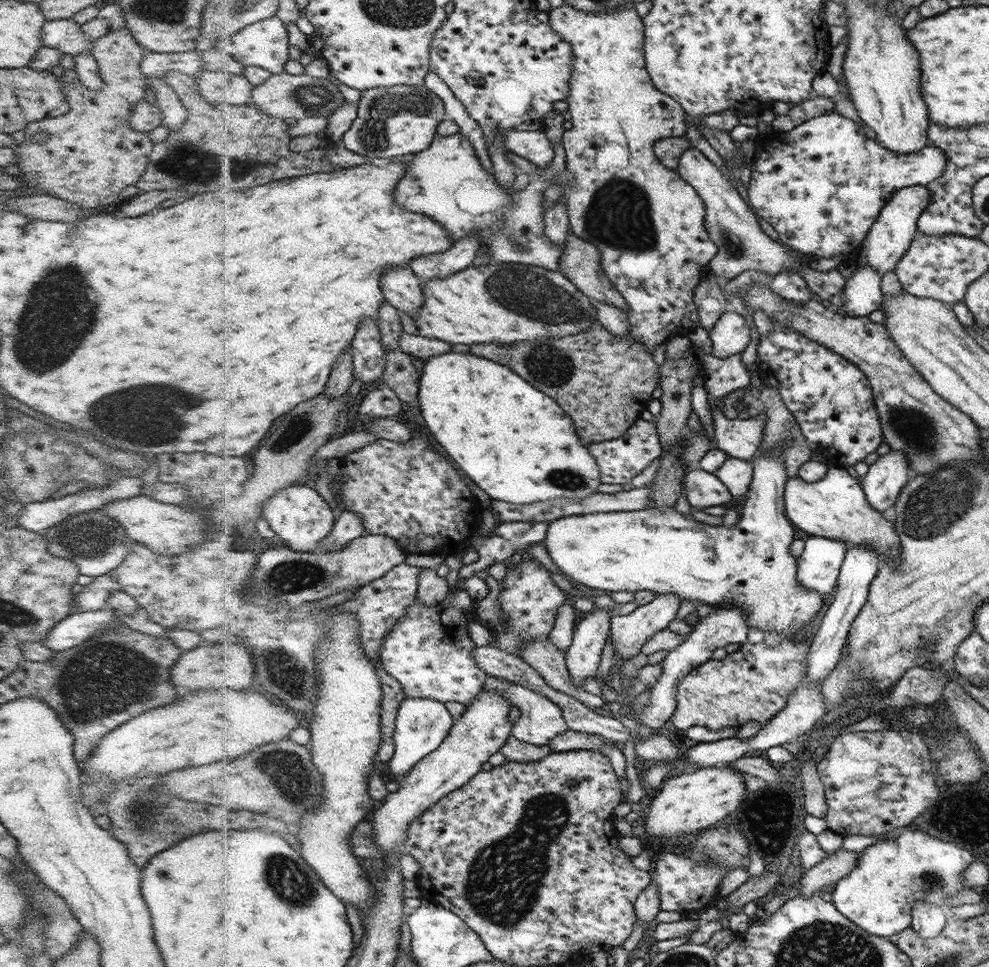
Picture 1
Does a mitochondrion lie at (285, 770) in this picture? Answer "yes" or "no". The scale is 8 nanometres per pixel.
yes

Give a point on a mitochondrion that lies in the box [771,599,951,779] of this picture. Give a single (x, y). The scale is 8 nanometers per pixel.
(932, 640)

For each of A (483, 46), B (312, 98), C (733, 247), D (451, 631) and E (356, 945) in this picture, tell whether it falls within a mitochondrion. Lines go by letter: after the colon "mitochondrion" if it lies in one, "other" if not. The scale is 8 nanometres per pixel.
A: other
B: mitochondrion
C: mitochondrion
D: other
E: other

